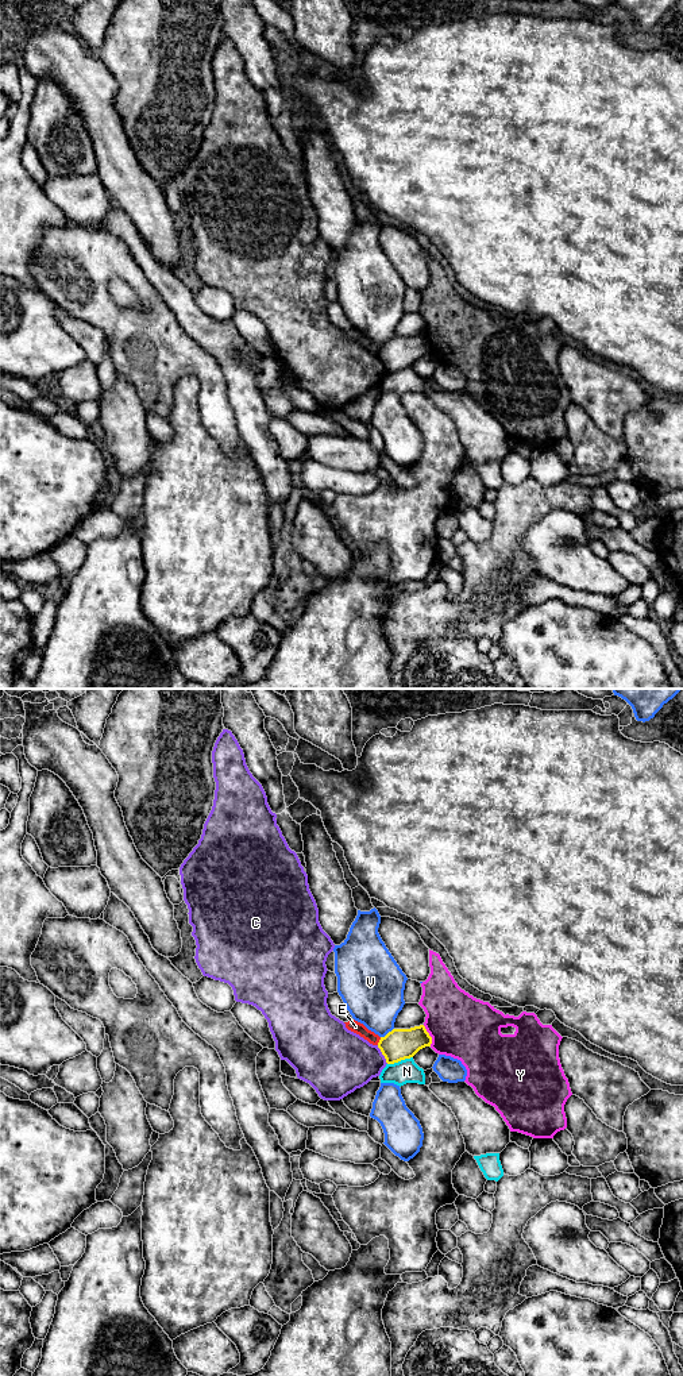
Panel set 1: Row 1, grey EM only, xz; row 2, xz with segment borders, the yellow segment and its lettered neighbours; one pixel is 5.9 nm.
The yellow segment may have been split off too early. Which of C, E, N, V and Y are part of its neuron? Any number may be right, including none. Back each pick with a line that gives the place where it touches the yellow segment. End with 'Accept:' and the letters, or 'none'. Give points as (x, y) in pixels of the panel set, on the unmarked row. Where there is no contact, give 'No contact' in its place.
Accept: none

